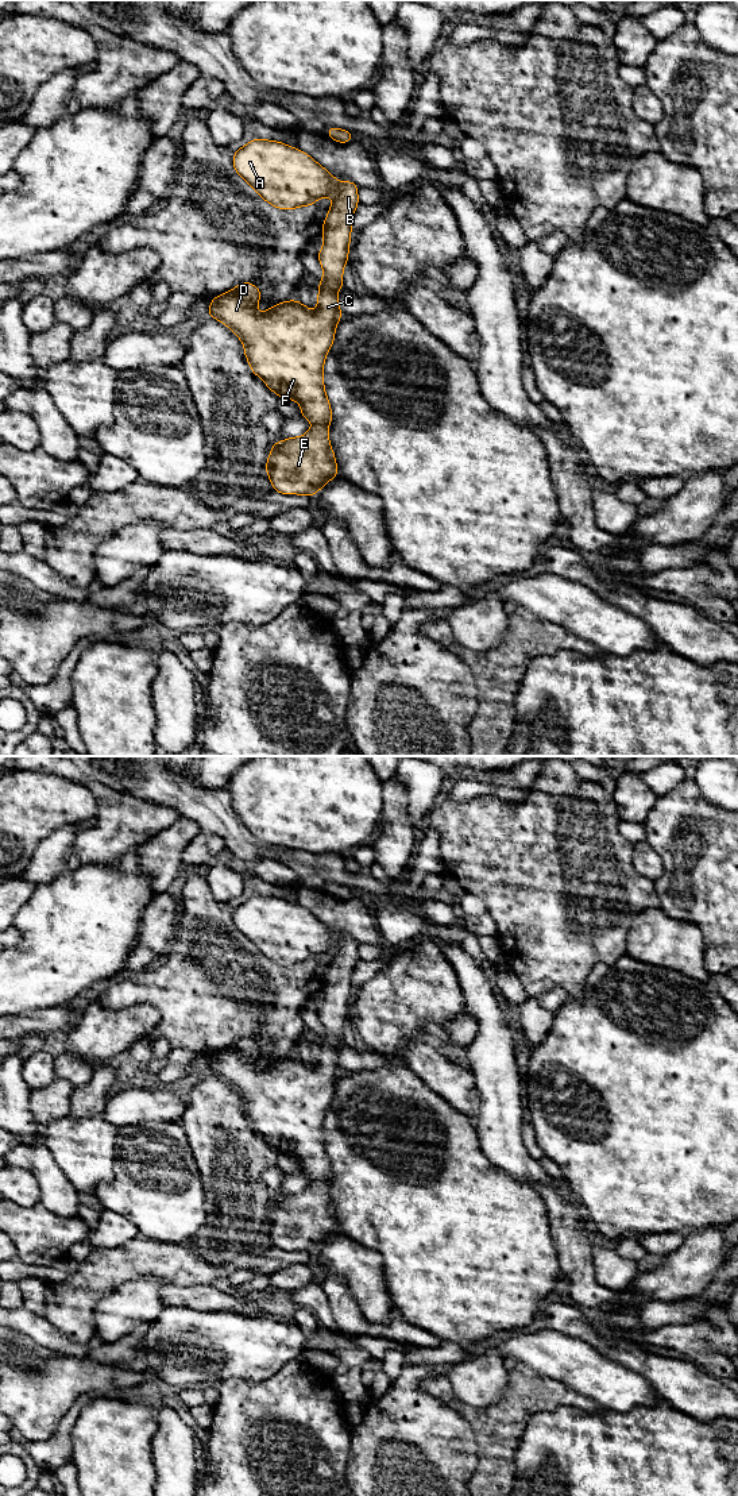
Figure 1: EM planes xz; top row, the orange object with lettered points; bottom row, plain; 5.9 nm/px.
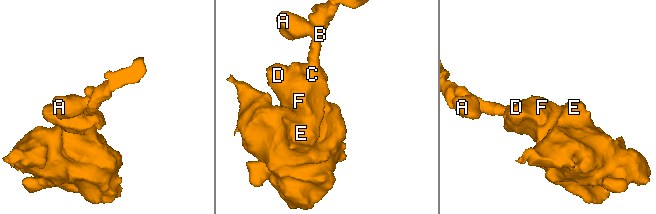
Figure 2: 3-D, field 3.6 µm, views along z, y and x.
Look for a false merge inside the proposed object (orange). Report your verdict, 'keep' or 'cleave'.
keep

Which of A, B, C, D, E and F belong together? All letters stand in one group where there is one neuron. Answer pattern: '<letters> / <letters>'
A B C D E F

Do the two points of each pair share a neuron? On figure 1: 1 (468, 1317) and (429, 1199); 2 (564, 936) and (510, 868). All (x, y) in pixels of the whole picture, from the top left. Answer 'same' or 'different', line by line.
1: same
2: same

